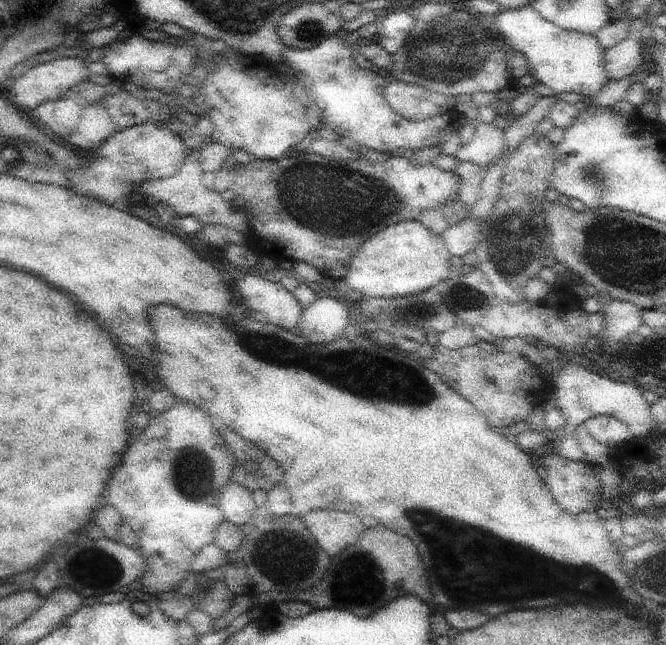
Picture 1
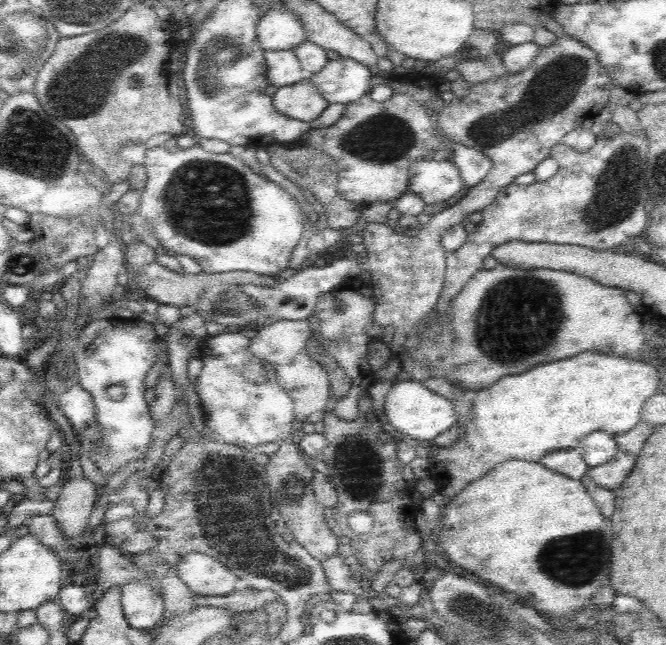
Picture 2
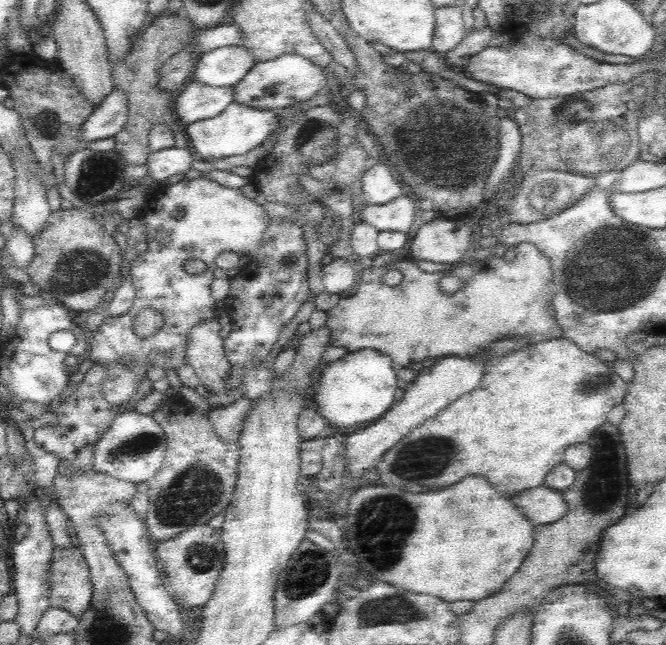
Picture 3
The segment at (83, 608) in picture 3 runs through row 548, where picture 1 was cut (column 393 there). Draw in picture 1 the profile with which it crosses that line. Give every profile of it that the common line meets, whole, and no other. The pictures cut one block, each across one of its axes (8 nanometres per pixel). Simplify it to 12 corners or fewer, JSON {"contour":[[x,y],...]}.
{"contour":[[493,16],[416,19],[388,78],[450,97],[513,85]]}

